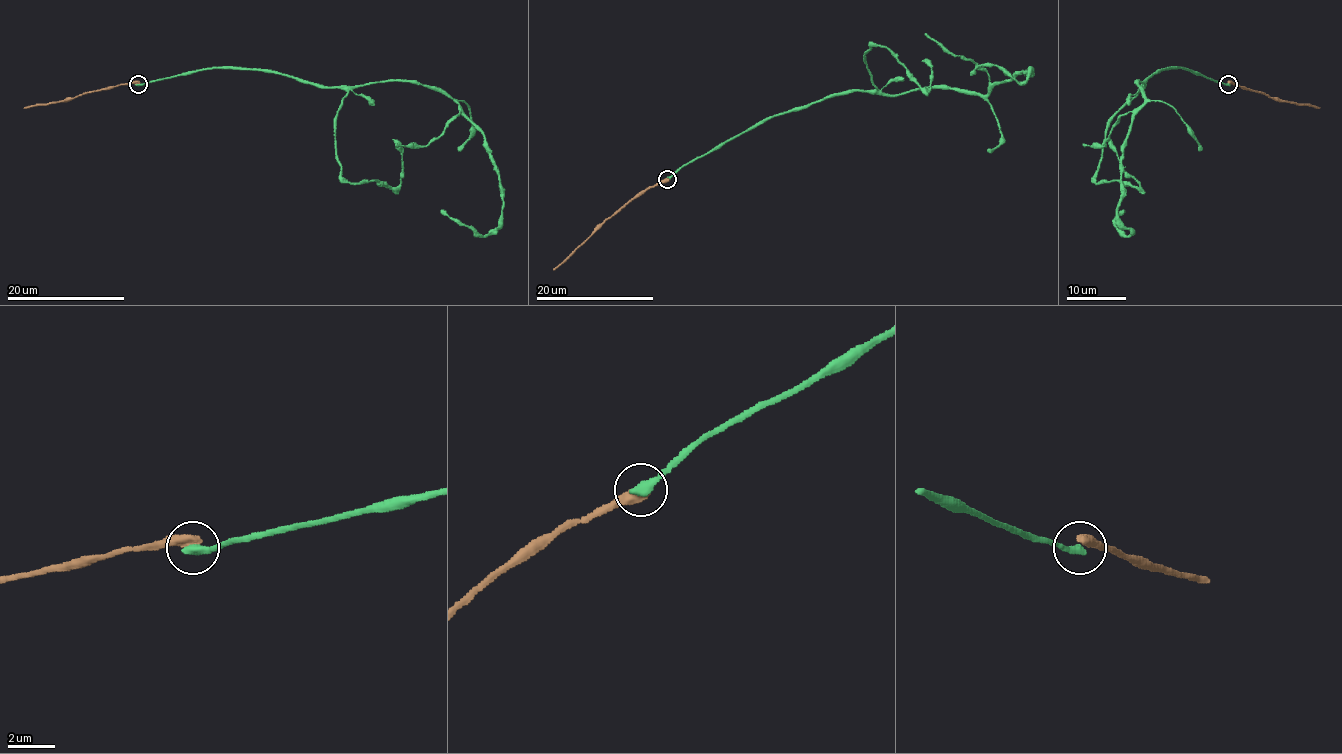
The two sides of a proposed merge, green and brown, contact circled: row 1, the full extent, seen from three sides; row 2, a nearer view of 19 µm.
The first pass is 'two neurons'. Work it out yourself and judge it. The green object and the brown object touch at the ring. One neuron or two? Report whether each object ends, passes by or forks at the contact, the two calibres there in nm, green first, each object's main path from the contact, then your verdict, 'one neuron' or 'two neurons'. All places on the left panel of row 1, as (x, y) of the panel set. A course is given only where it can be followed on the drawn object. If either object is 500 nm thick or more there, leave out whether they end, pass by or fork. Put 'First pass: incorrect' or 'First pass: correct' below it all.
green ends | brown ends | 420/480 nm | green via (138, 84), (249, 68), (322, 86), (439, 87), (483, 136), (502, 221), (478, 236), (440, 211) | brown via (138, 83), (85, 91), (75, 97), (23, 108) | two neurons
First pass: correct

